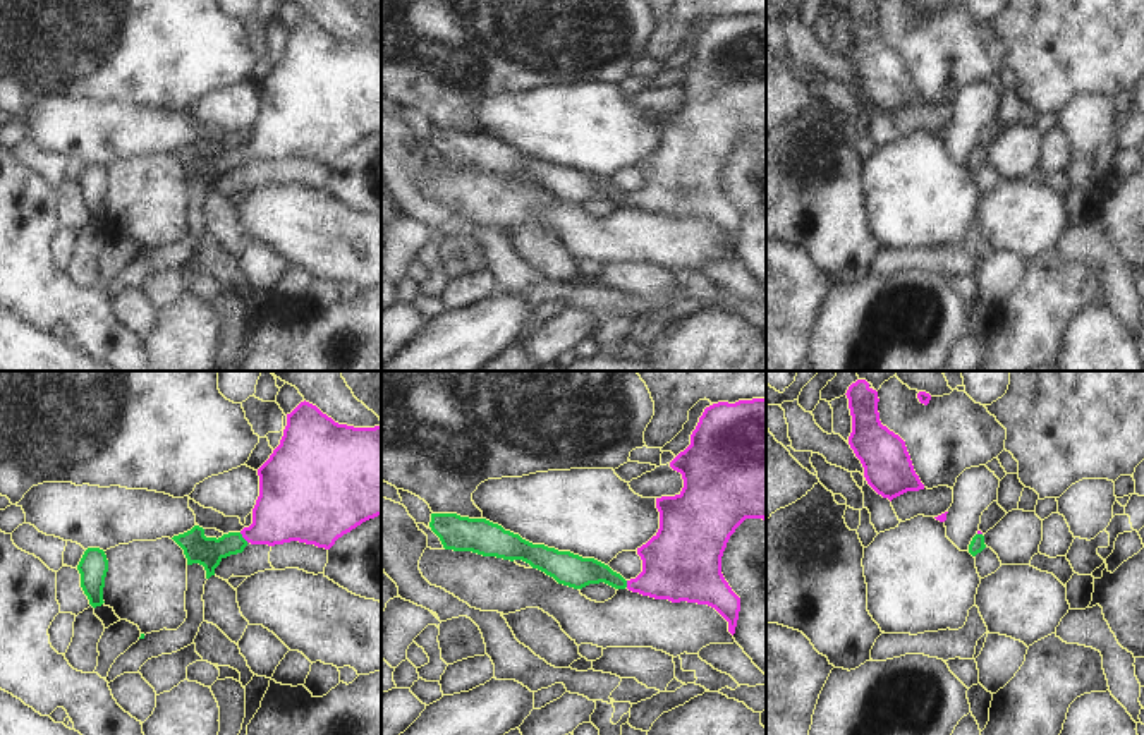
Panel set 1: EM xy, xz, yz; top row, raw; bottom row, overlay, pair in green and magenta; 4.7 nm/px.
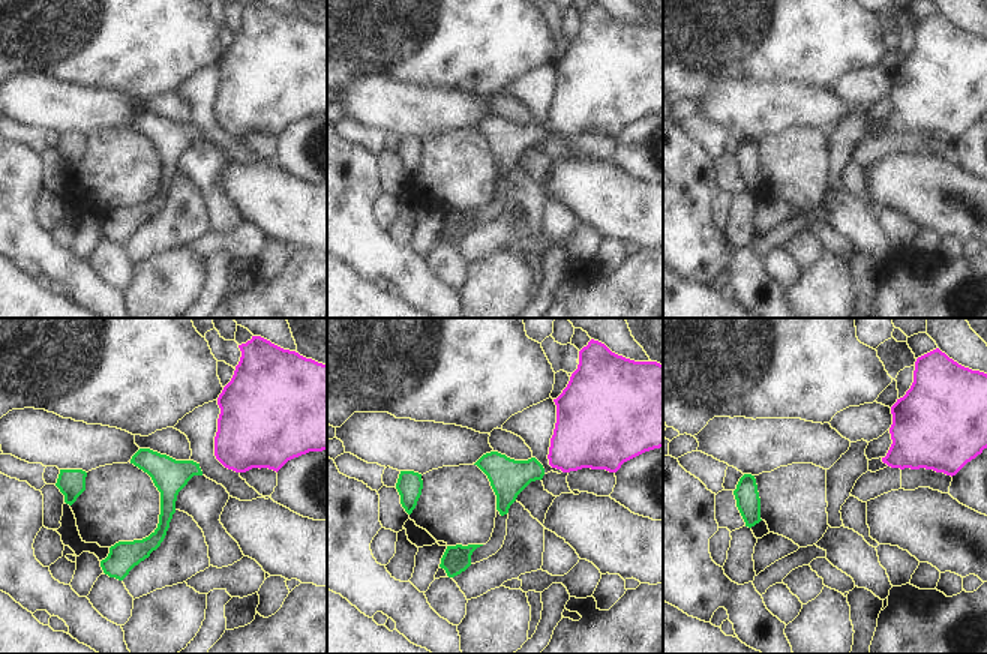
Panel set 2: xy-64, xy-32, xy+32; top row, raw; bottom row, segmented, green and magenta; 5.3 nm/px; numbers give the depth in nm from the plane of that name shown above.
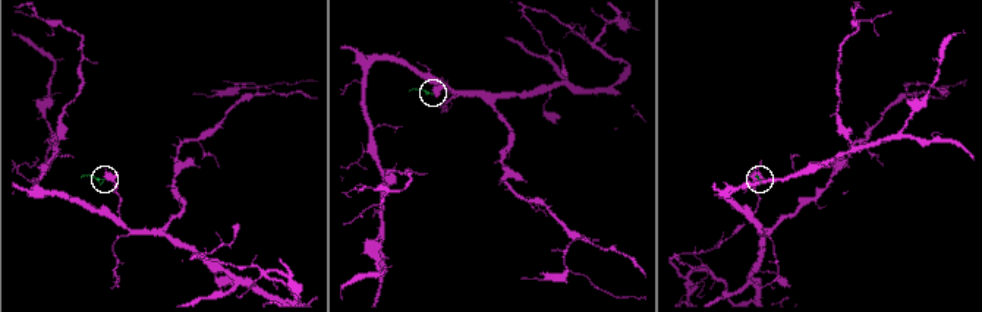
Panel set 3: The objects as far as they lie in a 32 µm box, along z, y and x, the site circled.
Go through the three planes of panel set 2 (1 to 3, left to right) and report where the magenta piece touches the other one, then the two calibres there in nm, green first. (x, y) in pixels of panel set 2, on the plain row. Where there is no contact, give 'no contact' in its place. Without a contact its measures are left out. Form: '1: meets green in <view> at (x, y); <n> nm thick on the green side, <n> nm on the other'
1: no contact
2: no contact
3: no contact

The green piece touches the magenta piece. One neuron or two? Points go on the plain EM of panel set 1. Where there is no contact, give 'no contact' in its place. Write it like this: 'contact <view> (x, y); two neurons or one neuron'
contact xy (243, 153); one neuron

